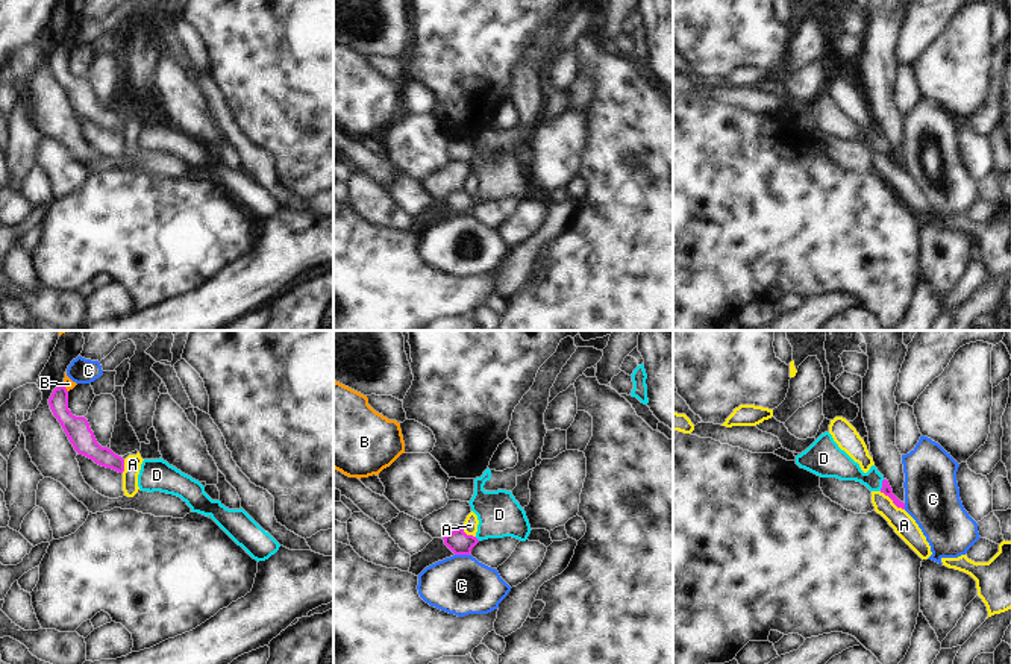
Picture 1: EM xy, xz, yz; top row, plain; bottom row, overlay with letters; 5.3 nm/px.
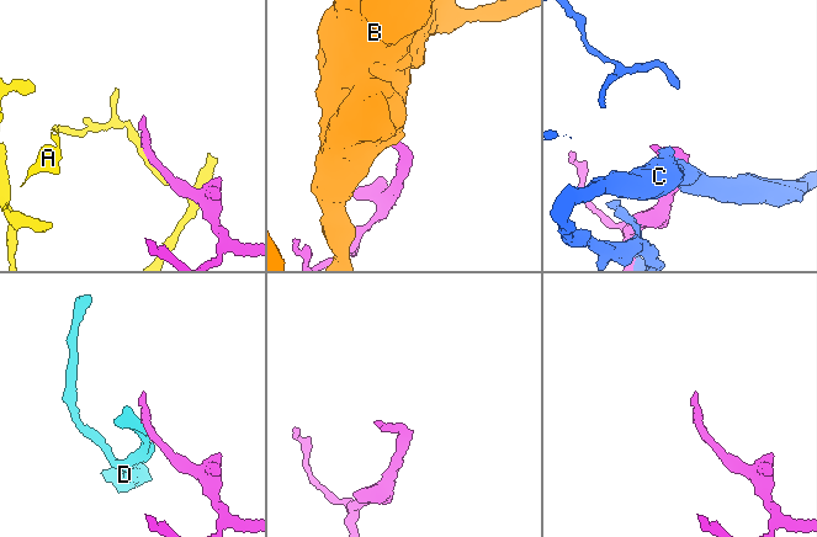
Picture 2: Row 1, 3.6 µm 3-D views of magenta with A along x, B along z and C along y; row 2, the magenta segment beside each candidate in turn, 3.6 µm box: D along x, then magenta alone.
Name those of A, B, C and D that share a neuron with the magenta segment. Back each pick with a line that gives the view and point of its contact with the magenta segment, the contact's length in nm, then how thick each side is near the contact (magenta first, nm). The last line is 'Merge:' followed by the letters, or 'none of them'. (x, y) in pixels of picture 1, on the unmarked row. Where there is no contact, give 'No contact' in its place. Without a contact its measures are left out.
D: Touches magenta at yz (882, 146). Shared border 70 nm. Thickness 50 nm (magenta) against 140 nm
Merge: D.

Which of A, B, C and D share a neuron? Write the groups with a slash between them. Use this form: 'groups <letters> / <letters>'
groups A / B / C / D

